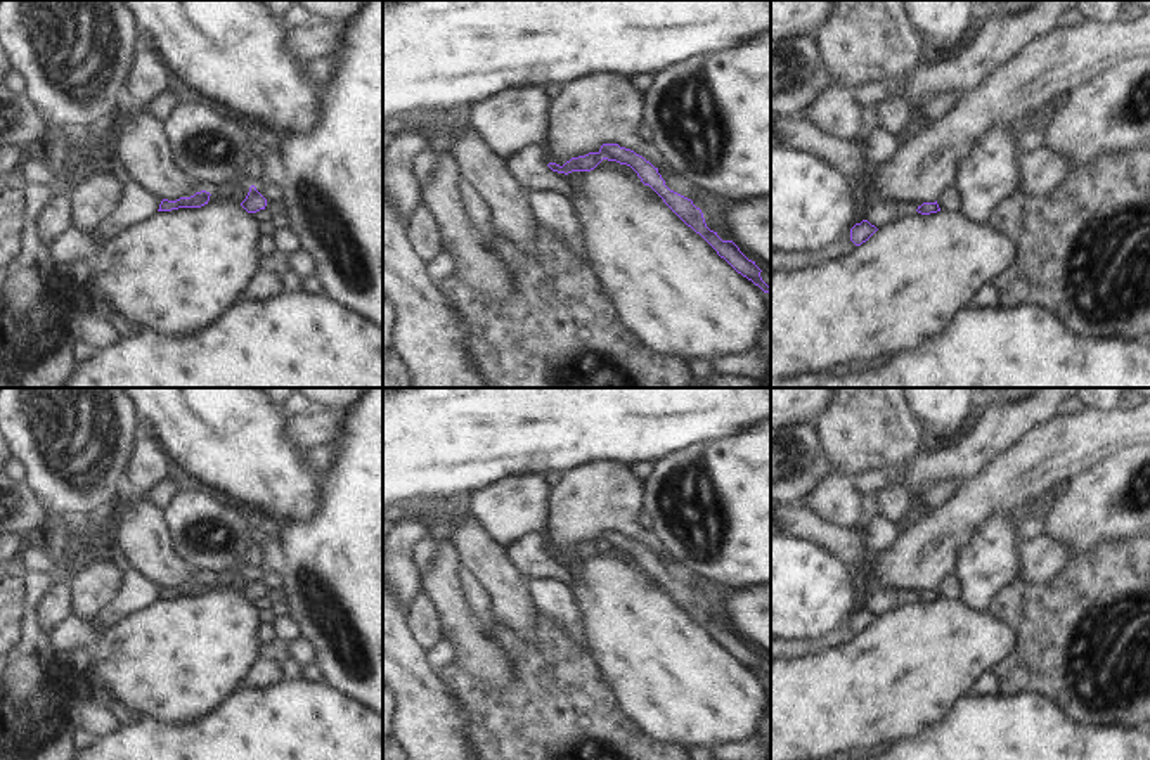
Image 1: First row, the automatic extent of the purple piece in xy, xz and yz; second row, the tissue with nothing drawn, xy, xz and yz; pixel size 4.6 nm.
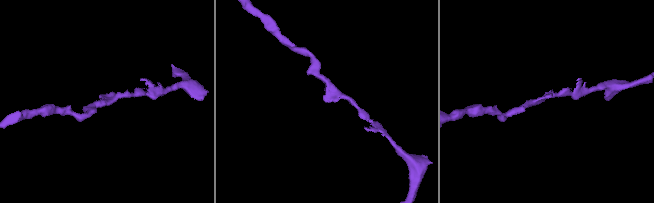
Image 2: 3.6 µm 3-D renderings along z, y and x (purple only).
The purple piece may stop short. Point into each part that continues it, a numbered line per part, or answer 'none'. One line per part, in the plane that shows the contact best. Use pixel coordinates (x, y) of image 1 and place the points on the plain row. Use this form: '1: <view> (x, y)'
none

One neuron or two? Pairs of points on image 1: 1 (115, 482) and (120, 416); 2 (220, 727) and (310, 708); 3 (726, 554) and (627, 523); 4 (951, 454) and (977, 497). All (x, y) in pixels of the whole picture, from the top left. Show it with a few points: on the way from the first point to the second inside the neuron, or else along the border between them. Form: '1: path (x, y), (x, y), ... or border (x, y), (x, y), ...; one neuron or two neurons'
1: path (115, 466), (118, 431); one neuron
2: path (243, 727), (288, 727); one neuron
3: border (643, 480), (646, 489), (645, 511); two neurons
4: border (998, 454), (963, 482); two neurons

